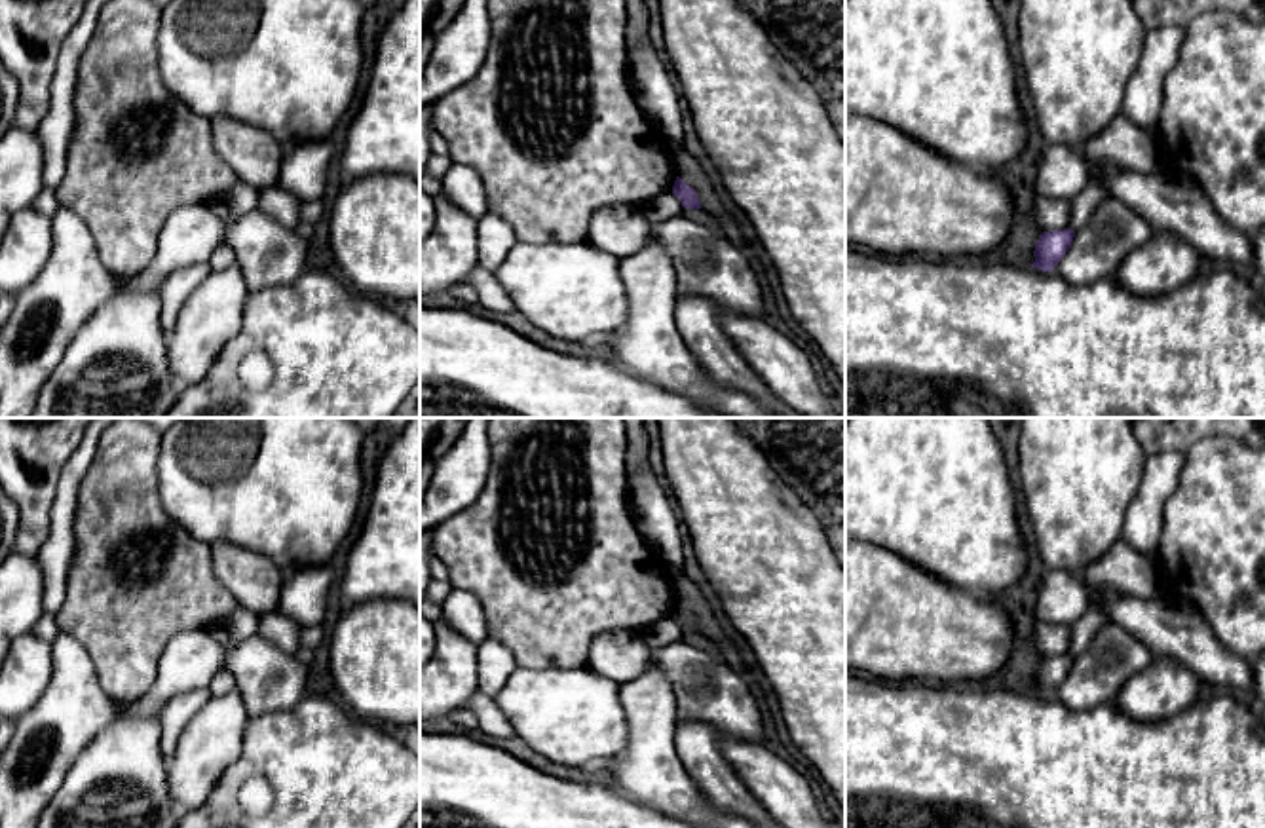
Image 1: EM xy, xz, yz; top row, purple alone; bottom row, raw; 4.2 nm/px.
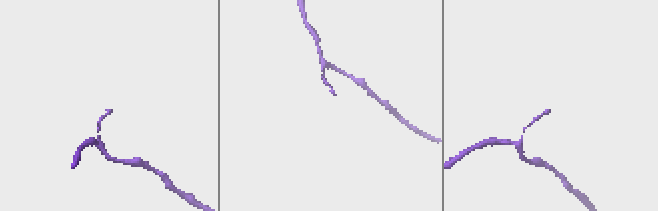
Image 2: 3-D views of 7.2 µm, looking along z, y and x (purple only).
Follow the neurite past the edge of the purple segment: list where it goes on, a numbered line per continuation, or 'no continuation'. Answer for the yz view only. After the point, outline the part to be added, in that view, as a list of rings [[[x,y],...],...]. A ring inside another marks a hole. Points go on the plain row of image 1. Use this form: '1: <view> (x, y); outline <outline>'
no continuation

